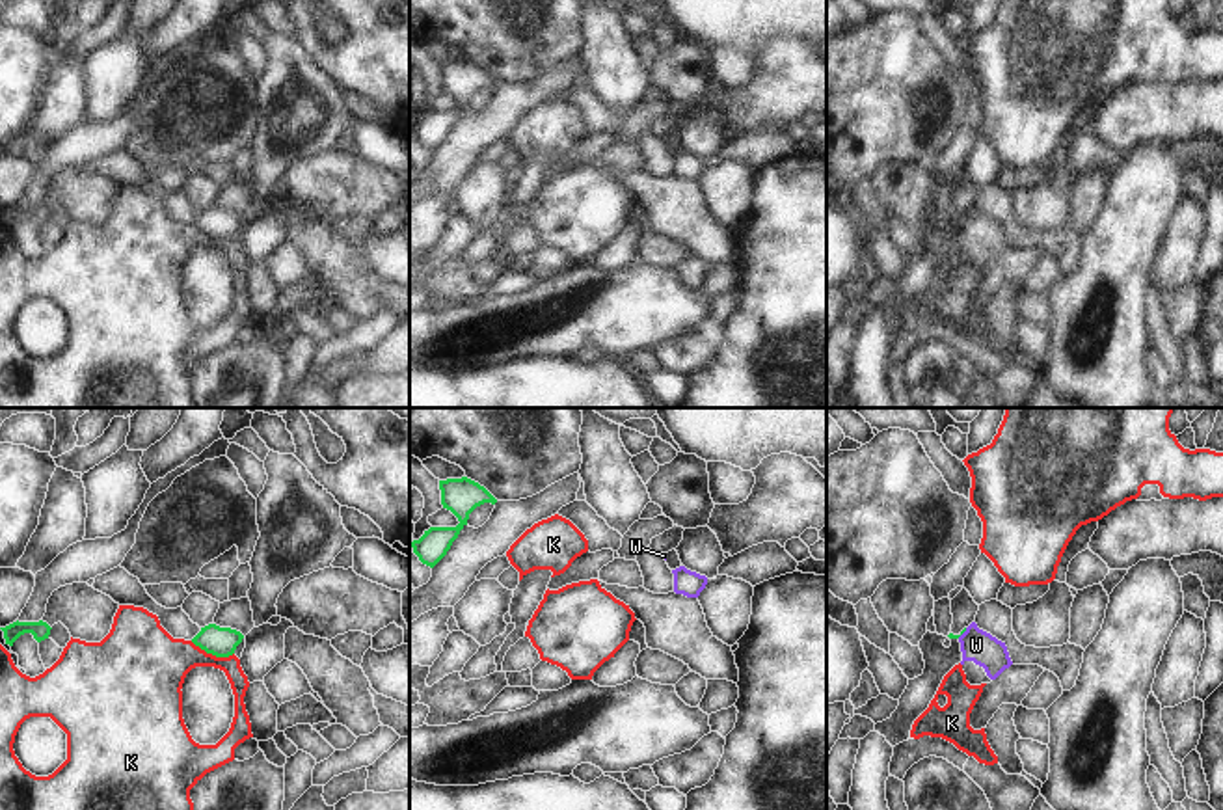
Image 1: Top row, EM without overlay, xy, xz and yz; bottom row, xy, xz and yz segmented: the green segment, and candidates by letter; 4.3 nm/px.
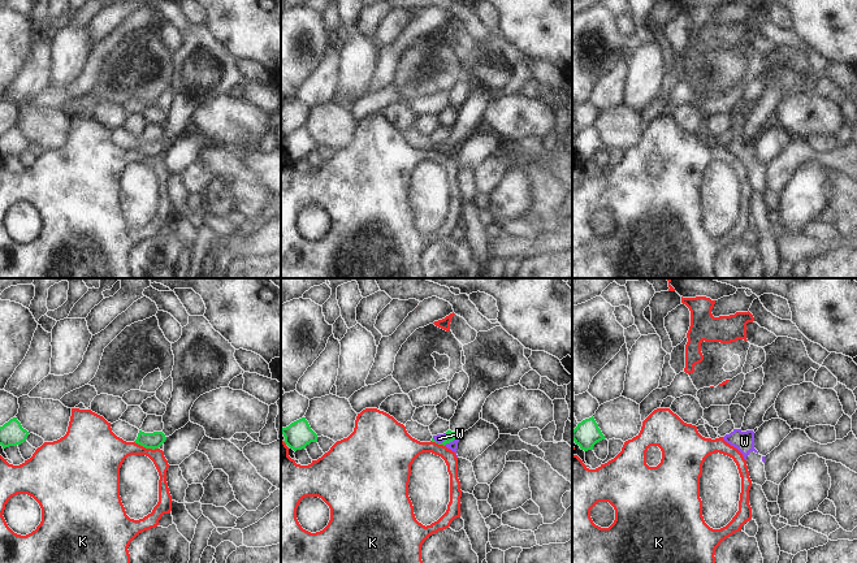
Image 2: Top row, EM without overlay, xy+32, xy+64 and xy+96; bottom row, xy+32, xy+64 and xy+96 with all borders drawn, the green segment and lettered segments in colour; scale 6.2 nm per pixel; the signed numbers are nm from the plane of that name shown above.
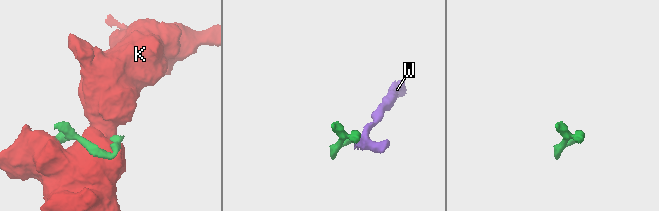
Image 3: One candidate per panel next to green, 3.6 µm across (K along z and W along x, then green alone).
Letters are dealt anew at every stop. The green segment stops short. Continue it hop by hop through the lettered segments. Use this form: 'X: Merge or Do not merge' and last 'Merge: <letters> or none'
K: Do not merge
W: Do not merge
Merge: none.

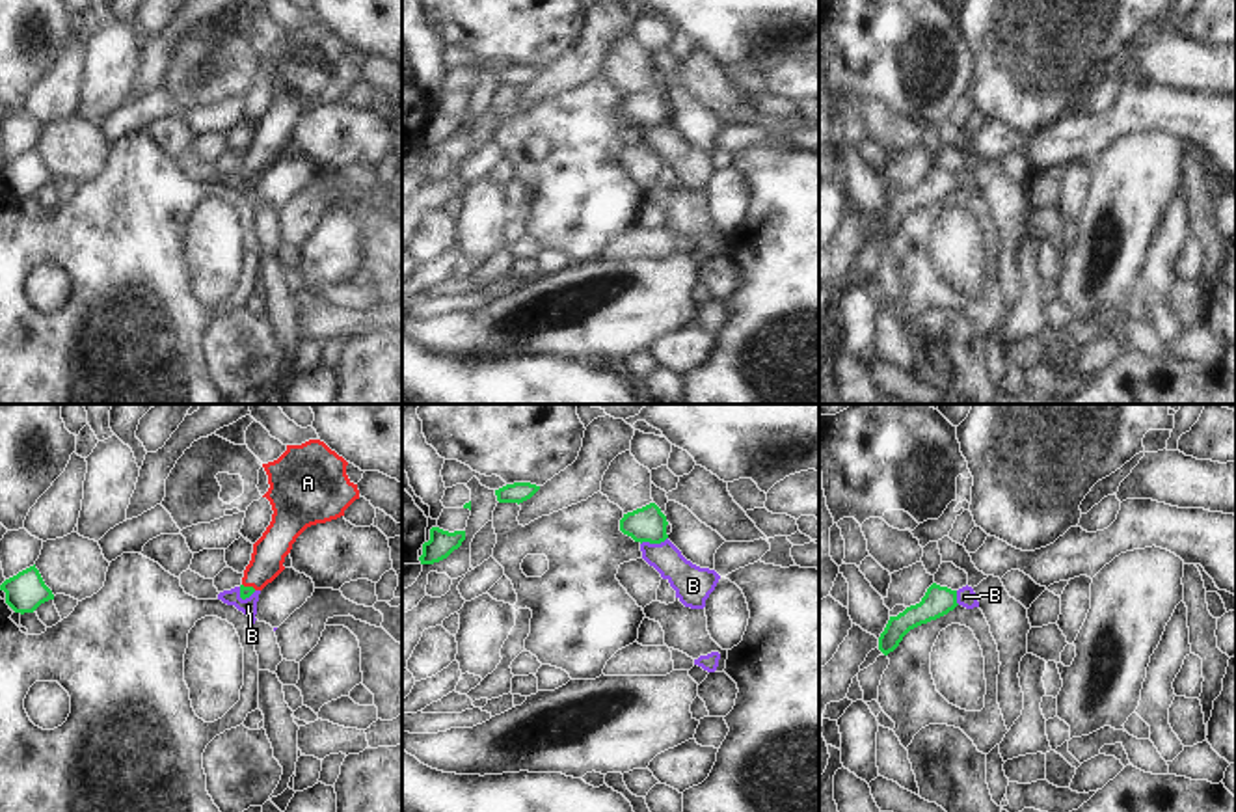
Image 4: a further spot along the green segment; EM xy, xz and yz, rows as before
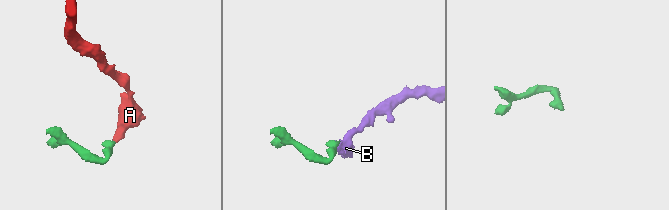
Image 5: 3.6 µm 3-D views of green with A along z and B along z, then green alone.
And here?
A: Merge
B: Do not merge
Merge: A.

